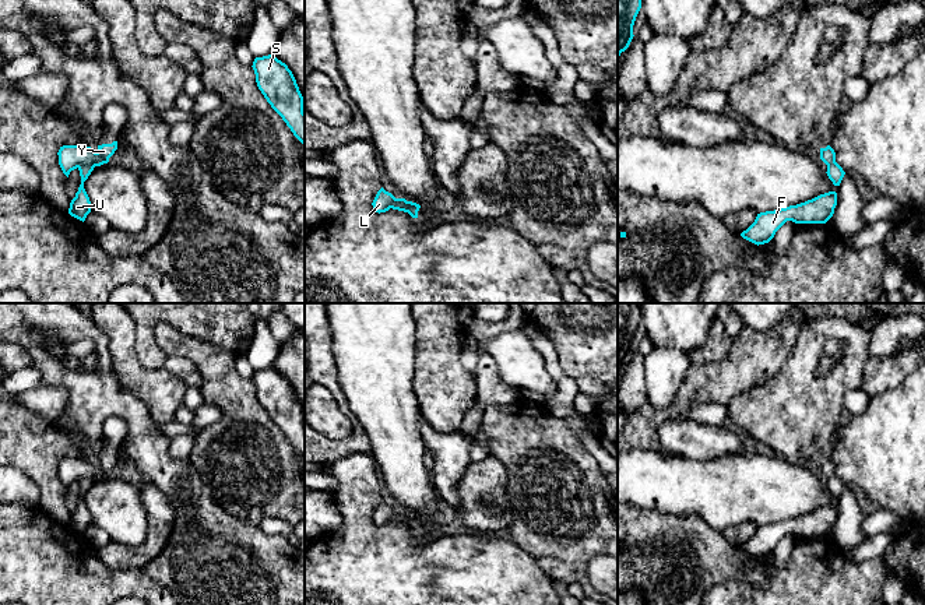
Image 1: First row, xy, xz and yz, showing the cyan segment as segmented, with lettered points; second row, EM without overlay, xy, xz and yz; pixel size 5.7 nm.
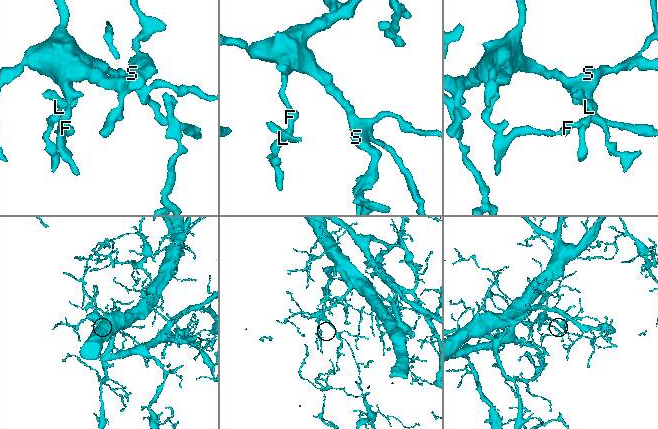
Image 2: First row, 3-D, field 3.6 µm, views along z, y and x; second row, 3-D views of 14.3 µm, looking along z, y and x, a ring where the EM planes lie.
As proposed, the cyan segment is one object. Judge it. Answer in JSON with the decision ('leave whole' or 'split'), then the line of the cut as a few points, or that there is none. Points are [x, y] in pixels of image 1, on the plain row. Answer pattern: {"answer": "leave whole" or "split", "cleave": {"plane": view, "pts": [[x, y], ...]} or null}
{"answer": "split", "cleave": {"plane": "xy", "pts": [[95, 478], [81, 477], [77, 479]]}}

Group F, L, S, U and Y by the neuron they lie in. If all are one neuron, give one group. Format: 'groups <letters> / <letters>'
groups F S U / L Y

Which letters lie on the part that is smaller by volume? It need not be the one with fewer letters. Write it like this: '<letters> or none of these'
L, Y

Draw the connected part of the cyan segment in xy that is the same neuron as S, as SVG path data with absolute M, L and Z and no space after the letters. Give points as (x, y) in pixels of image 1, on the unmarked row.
M274 367L256 370L252 380L267 415L305 458L303 409L292 384Z

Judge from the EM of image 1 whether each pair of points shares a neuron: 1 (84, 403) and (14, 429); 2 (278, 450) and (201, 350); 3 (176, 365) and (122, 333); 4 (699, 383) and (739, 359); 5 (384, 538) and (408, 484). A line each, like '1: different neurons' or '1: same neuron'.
1: different neurons
2: same neuron
3: different neurons
4: same neuron
5: different neurons

